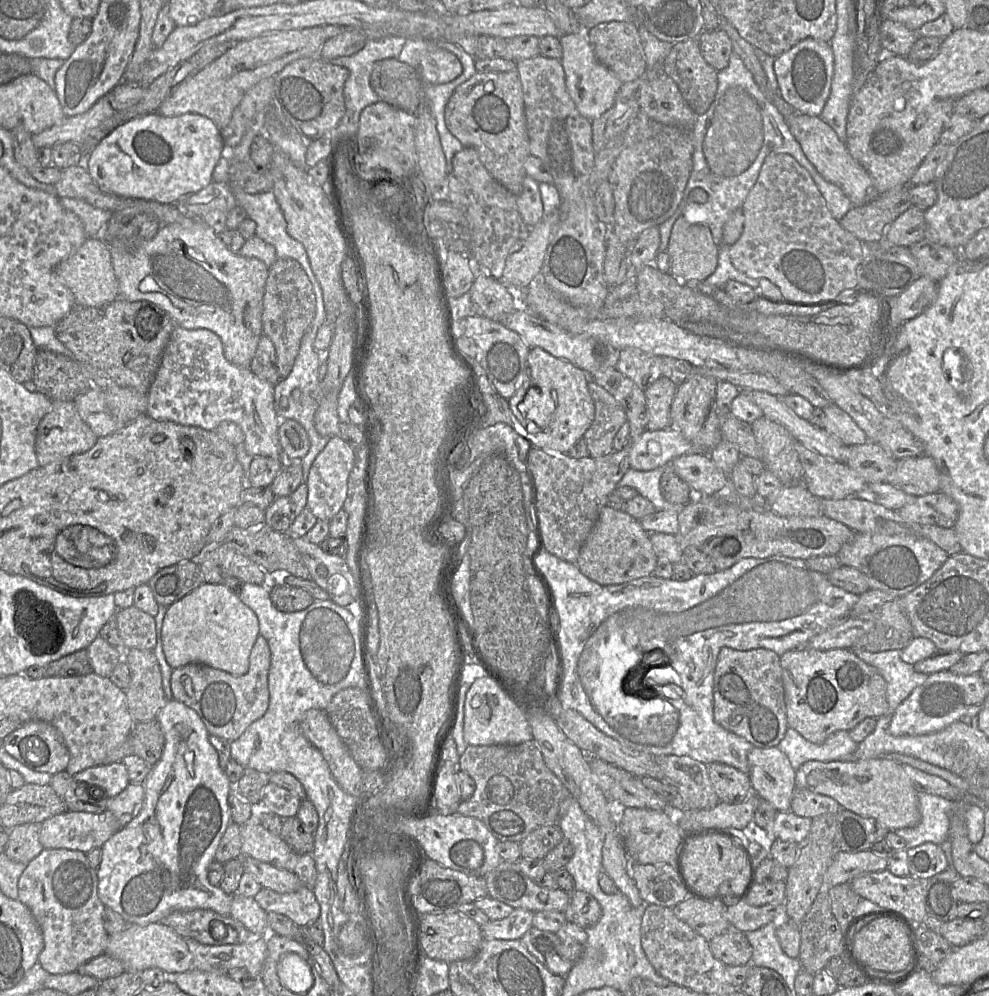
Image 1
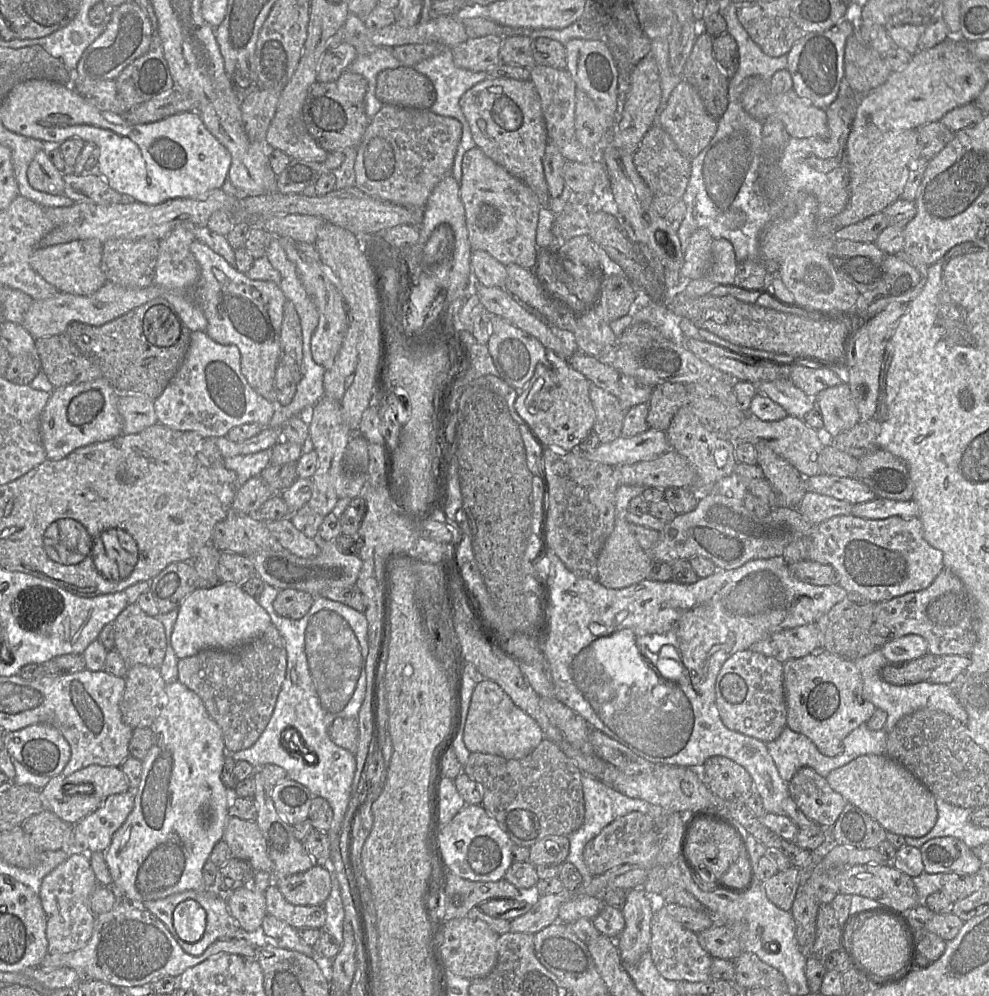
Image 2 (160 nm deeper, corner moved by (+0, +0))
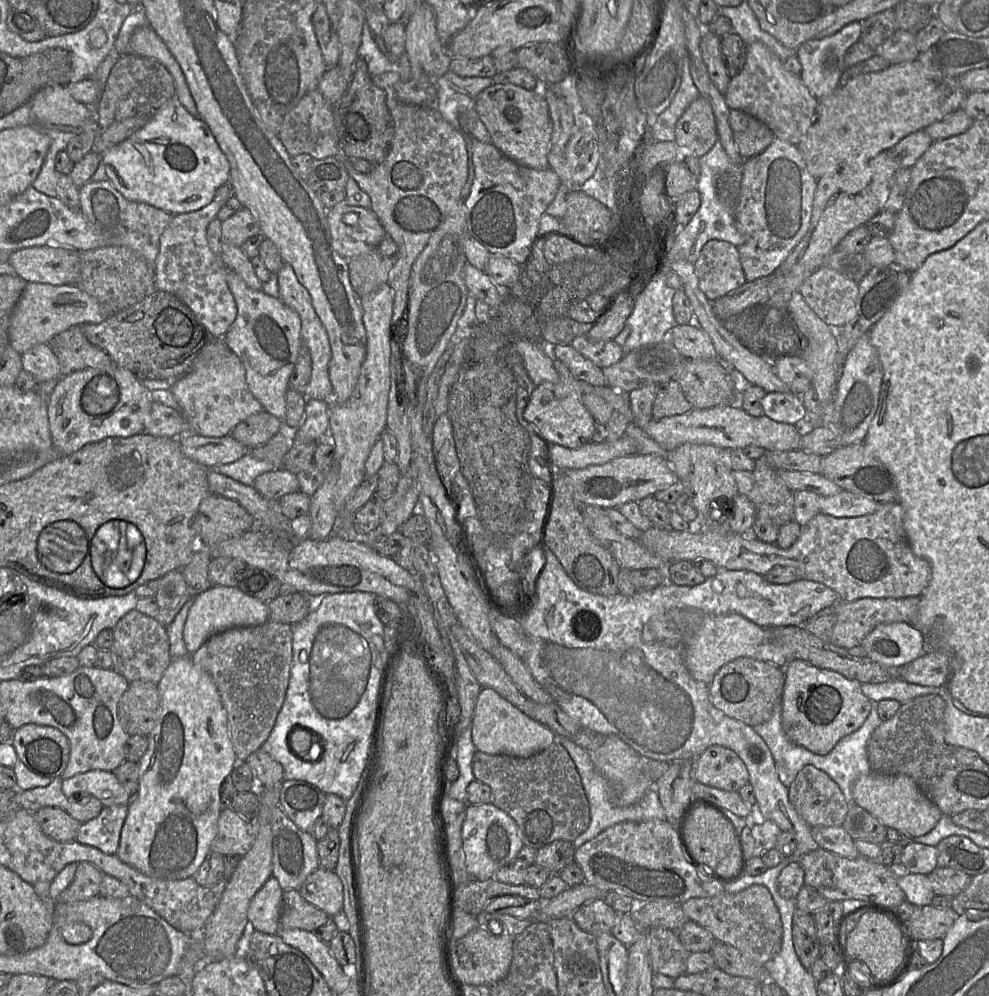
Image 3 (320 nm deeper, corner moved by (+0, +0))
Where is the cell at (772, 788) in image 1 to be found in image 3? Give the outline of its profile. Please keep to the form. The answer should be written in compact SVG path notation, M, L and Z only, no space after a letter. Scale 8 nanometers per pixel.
M842 826L812 827L812 830L813 837L820 848L849 859L861 856L854 840Z

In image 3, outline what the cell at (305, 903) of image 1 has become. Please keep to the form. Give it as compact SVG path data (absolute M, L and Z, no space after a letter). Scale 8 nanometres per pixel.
M285 890L280 914L281 928L314 931L324 925L330 916L307 902L298 890Z

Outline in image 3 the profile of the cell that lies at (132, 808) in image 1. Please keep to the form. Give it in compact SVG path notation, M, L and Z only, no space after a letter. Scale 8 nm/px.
M127 805L103 807L97 817L80 825L76 841L96 847L107 855L116 855L127 813Z

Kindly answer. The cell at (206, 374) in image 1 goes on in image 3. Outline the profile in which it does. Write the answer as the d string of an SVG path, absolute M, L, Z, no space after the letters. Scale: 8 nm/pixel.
M230 349L221 360L192 367L188 373L172 382L170 390L190 432L205 437L229 435L239 422L264 410L248 389L242 361Z

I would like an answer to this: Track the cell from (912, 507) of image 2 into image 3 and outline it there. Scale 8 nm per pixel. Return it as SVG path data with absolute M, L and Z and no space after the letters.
M846 490L820 498L821 513L838 518L871 514L877 510L879 504L867 497Z

